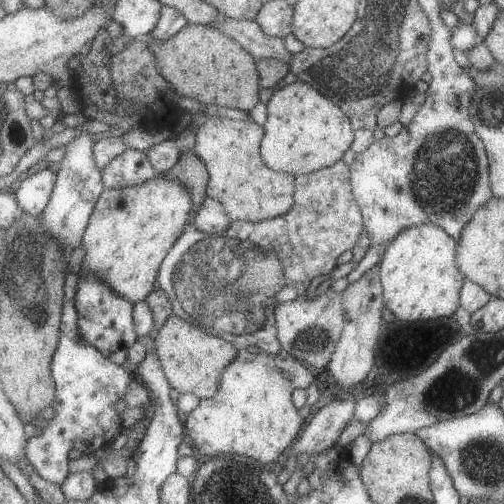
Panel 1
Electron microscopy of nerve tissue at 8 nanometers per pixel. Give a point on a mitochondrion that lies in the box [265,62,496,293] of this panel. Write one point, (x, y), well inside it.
(444, 175)

